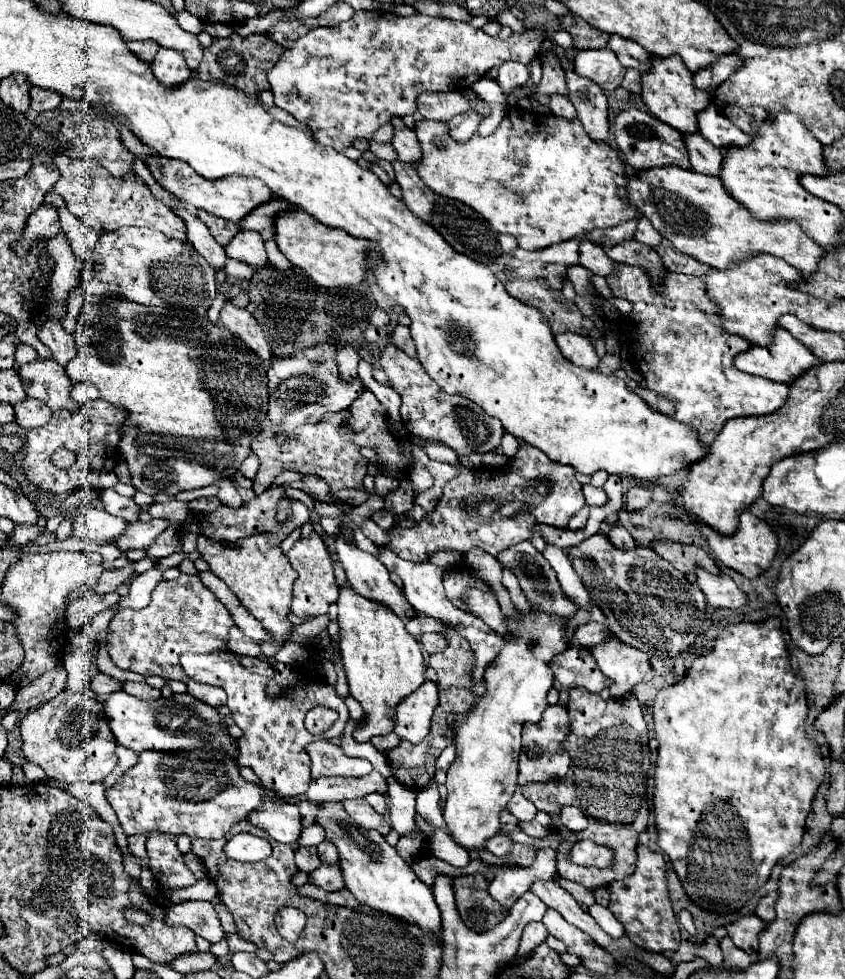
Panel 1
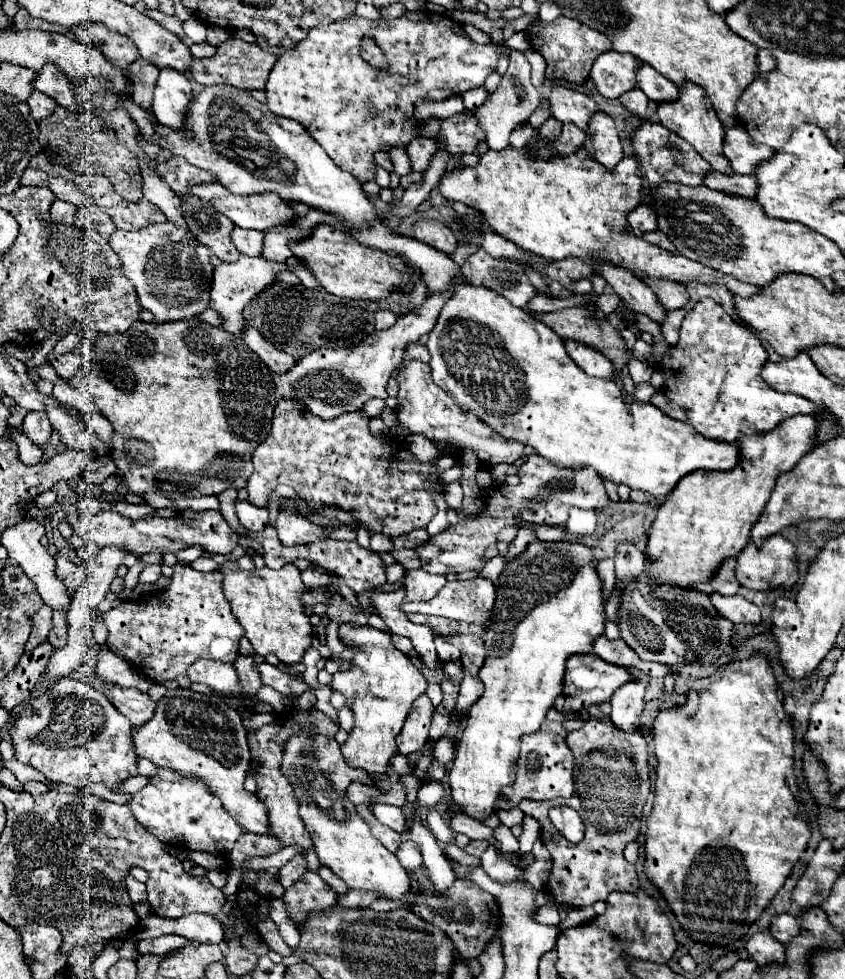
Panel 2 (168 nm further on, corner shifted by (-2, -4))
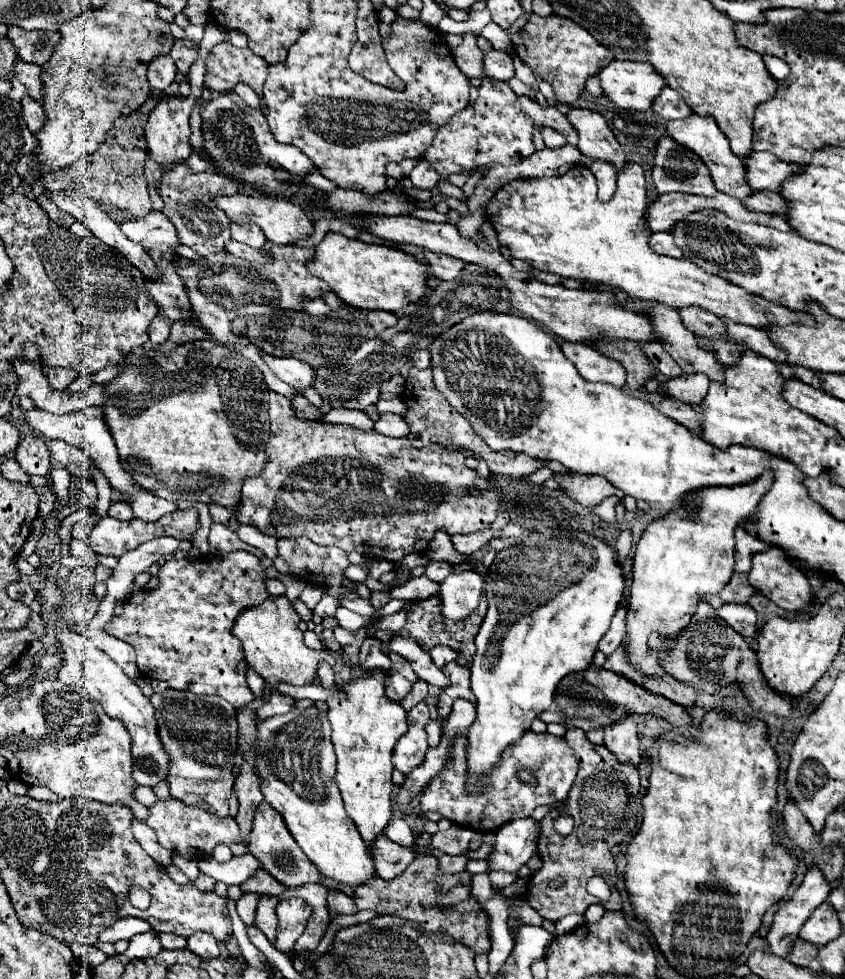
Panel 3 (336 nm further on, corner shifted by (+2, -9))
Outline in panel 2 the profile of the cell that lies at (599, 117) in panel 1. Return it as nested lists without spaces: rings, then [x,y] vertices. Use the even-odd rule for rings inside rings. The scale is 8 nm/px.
[[[608,114],[596,116],[596,120],[592,120],[592,128],[584,140],[584,148],[608,170],[614,170],[622,160],[622,144],[614,128],[614,120]]]

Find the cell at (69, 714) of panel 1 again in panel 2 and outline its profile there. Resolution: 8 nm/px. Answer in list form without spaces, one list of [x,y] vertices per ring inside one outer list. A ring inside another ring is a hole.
[[[62,678],[50,690],[30,698],[28,706],[14,720],[10,738],[16,760],[36,768],[48,780],[74,788],[104,784],[116,790],[124,780],[138,774],[130,720],[120,716],[102,692],[74,678]]]

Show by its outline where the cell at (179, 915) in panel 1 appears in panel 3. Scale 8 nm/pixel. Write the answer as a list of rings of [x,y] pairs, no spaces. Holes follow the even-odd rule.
[[[194,933],[192,937],[188,937],[188,949],[204,959],[220,955],[218,941],[210,933]]]

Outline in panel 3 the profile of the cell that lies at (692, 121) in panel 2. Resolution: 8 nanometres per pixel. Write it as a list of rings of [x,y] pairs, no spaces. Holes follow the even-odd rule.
[[[692,113],[692,115],[688,115],[686,119],[680,119],[680,121],[668,121],[666,131],[674,141],[678,141],[686,149],[694,151],[704,161],[704,165],[710,169],[710,175],[712,175],[718,191],[722,191],[730,197],[736,197],[736,199],[744,199],[744,197],[748,197],[748,193],[752,193],[750,185],[744,179],[744,163],[742,163],[740,157],[736,157],[732,153],[732,149],[728,145],[728,139],[718,129],[714,117]]]

